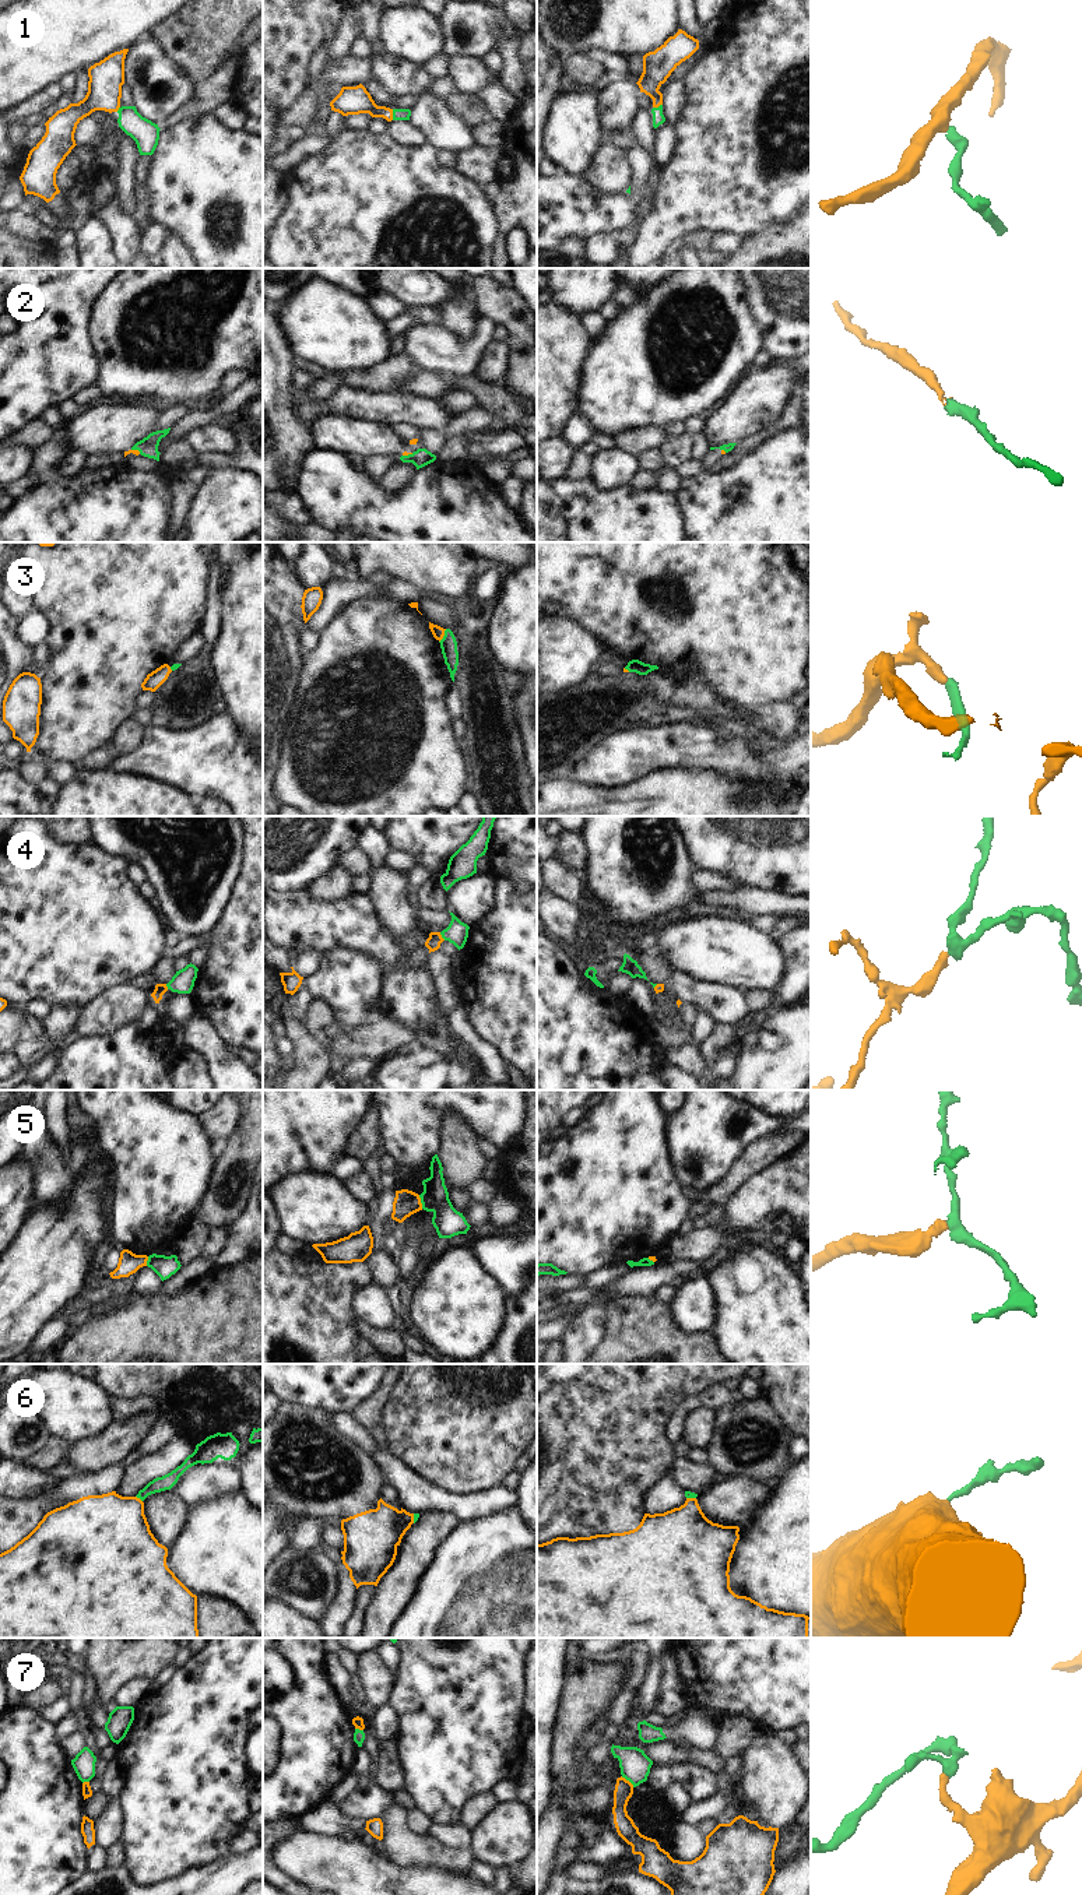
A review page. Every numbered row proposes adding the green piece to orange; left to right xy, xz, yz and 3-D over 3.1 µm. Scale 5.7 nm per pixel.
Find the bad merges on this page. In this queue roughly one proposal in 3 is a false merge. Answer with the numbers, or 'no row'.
3, 5, 7.

